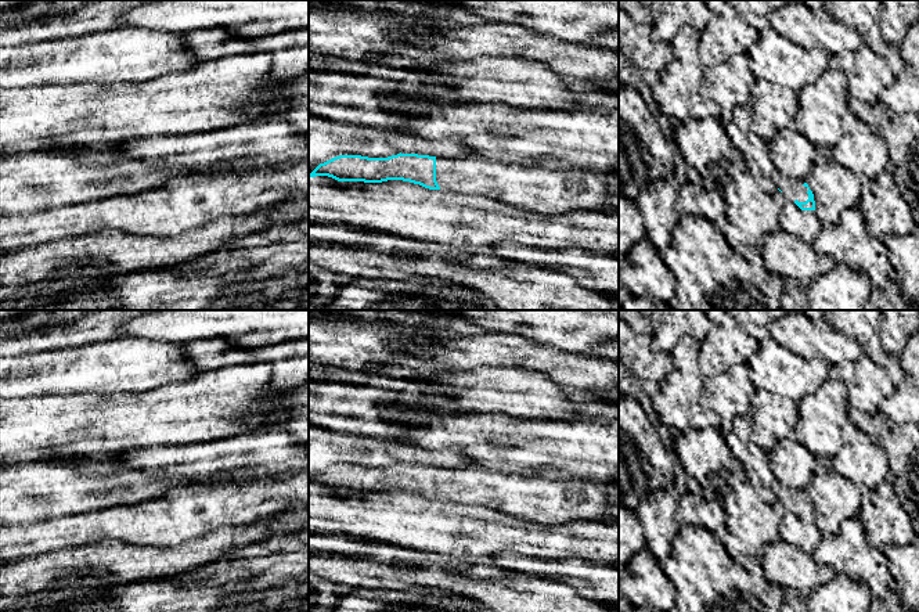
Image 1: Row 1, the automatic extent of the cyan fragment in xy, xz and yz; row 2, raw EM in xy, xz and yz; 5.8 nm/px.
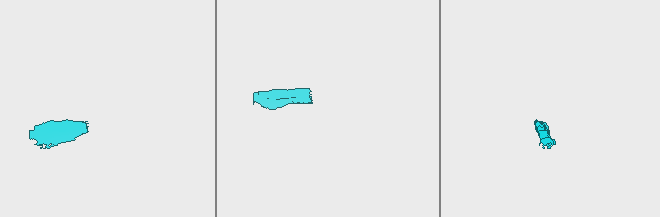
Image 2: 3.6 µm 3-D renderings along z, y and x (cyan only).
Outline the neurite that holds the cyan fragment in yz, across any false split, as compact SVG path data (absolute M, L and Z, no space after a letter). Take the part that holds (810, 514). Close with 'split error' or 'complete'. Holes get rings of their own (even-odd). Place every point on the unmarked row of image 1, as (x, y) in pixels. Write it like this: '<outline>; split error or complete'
M776 482L772 490L785 508L776 528L779 540L812 555L824 536L815 523L814 504L808 494L804 489L789 489Z; split error

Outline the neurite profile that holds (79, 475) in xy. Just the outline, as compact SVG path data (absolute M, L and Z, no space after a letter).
M73 458L7 464L0 467L0 526L131 505L161 497L177 485L177 479L156 479L147 471L125 467L119 460Z

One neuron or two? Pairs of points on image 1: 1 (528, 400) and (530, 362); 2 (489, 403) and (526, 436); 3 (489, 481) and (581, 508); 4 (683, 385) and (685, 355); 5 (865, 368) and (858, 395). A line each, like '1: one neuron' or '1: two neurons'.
1: two neurons
2: two neurons
3: one neuron
4: one neuron
5: one neuron

